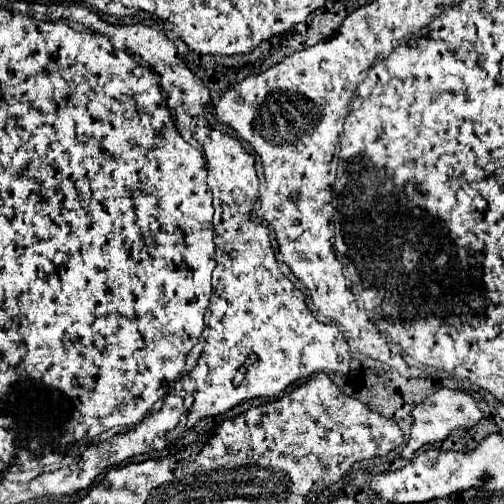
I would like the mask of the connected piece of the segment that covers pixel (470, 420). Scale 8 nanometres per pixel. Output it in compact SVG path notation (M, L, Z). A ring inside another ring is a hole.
M439 389L433 395L429 395L423 403L419 403L413 409L413 427L411 427L411 439L405 445L405 449L401 451L403 459L411 459L413 453L417 449L421 449L427 443L439 443L445 441L455 429L471 429L475 427L481 419L485 419L485 415L481 413L481 409L477 407L475 399L463 391L455 391L455 389Z

